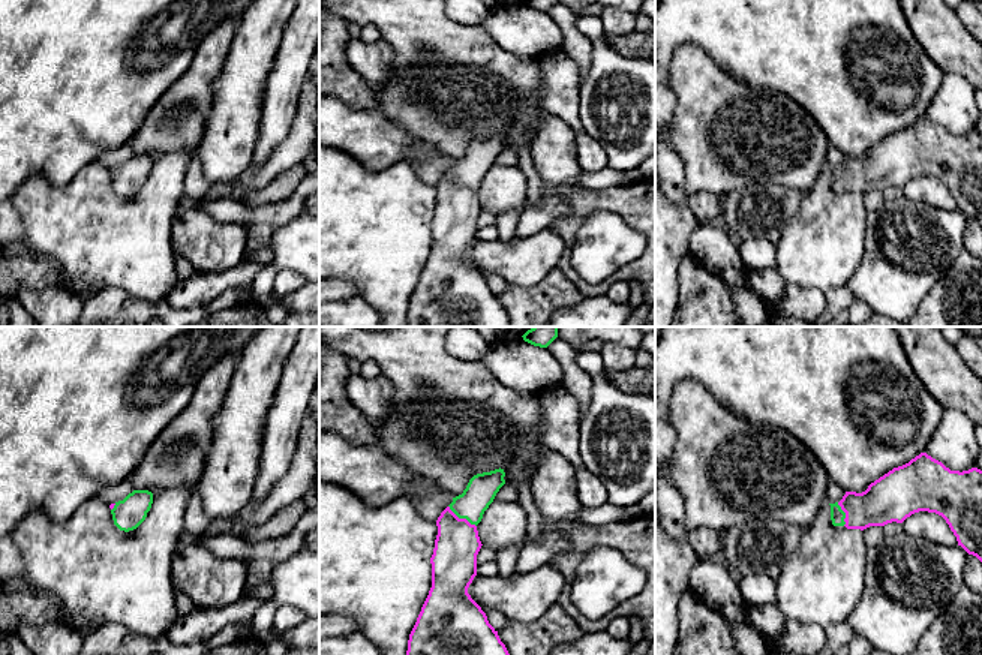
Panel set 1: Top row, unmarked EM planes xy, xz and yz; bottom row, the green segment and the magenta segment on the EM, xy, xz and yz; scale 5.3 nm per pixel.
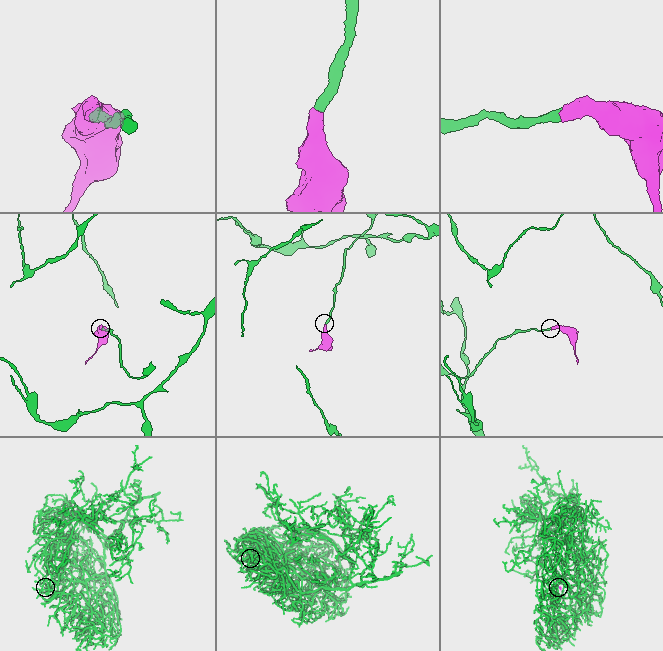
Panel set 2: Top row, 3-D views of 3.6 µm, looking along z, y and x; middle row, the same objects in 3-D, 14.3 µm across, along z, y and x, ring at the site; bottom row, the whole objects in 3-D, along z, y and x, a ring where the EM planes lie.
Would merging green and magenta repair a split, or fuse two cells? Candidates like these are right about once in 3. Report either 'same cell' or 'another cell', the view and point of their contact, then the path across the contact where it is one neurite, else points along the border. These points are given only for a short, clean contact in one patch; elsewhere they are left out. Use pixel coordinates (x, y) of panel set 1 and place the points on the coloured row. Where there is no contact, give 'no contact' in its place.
same cell | xz (462, 517) | across xz (482, 489), (462, 517), (453, 562)

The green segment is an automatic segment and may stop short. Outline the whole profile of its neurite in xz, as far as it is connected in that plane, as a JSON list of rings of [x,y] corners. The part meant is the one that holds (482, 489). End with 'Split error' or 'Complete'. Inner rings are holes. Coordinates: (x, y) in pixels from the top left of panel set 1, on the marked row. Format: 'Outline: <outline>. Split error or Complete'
Outline: [[[504,469],[474,475],[436,520],[432,588],[409,634],[406,655],[510,655],[468,588],[481,549],[477,525],[505,484]]]. Split error

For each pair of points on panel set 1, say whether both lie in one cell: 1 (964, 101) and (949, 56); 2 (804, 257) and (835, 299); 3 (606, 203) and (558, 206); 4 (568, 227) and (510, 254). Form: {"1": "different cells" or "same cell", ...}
{"1": "different cells", "2": "different cells", "3": "different cells", "4": "different cells"}

